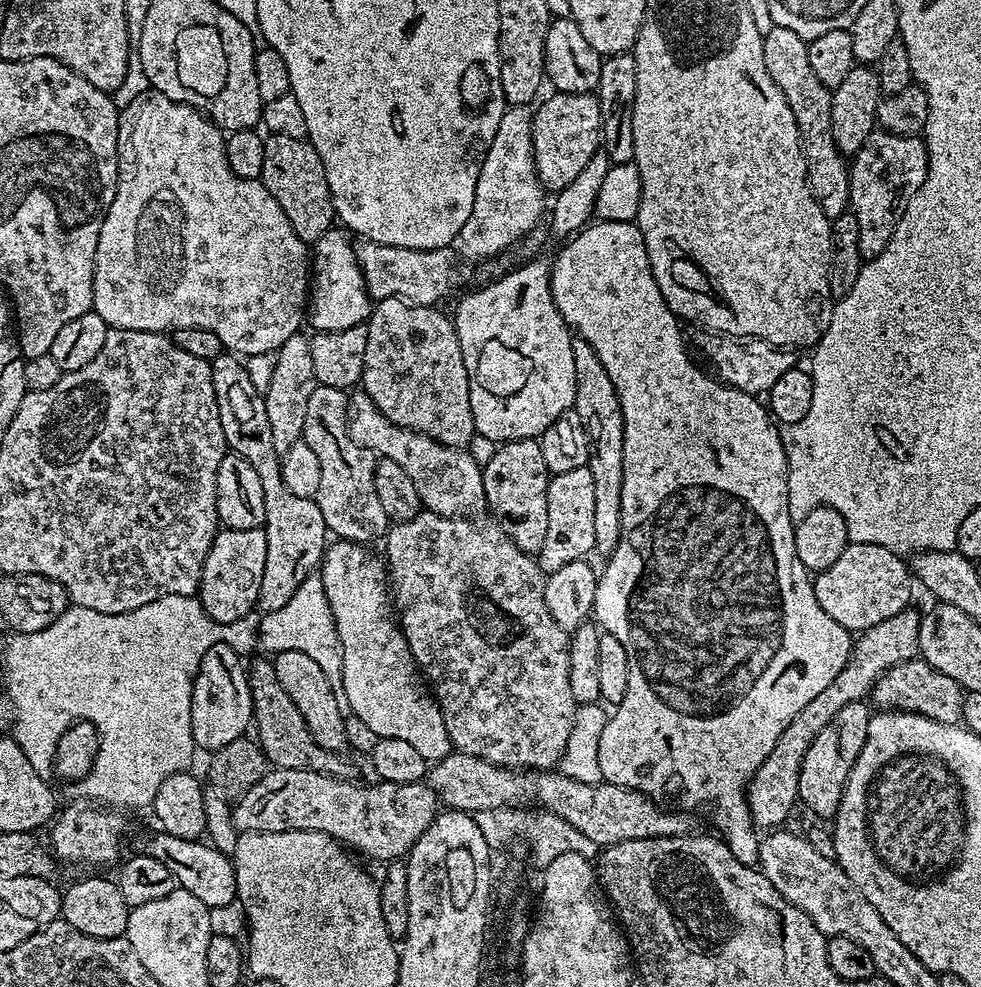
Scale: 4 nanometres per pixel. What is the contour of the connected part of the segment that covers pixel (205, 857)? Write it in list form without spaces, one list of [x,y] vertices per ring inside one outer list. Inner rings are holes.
[[[156,830],[153,836],[145,840],[142,852],[143,855],[158,858],[158,862],[163,862],[174,873],[177,885],[194,894],[194,898],[198,898],[198,902],[202,902],[209,910],[237,903],[236,865],[233,857],[222,854],[207,843],[178,838],[169,832]]]

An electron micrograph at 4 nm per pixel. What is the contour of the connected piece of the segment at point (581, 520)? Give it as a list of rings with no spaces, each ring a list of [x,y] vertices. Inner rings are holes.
[[[588,467],[566,470],[566,474],[552,476],[546,490],[546,539],[538,554],[540,569],[546,574],[562,570],[570,562],[591,557],[594,552],[594,474]]]

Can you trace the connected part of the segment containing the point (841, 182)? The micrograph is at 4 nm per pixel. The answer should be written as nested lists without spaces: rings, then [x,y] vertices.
[[[775,26],[769,32],[763,33],[763,37],[766,70],[770,70],[774,86],[778,86],[786,102],[790,102],[790,110],[794,110],[794,122],[798,122],[800,138],[804,145],[804,161],[808,167],[808,188],[812,191],[814,202],[822,206],[822,214],[826,214],[826,218],[831,222],[850,208],[850,164],[838,150],[830,130],[831,91],[822,86],[822,82],[818,82],[814,69],[810,67],[808,41],[794,34],[794,30]]]

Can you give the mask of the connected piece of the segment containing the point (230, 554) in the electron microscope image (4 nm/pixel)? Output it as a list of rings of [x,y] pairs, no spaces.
[[[221,527],[210,546],[210,554],[206,554],[206,562],[202,568],[202,578],[200,579],[198,599],[200,605],[206,610],[206,614],[210,614],[210,618],[219,624],[238,622],[242,618],[253,615],[254,609],[260,602],[262,570],[266,570],[266,534],[264,529],[234,530]]]

